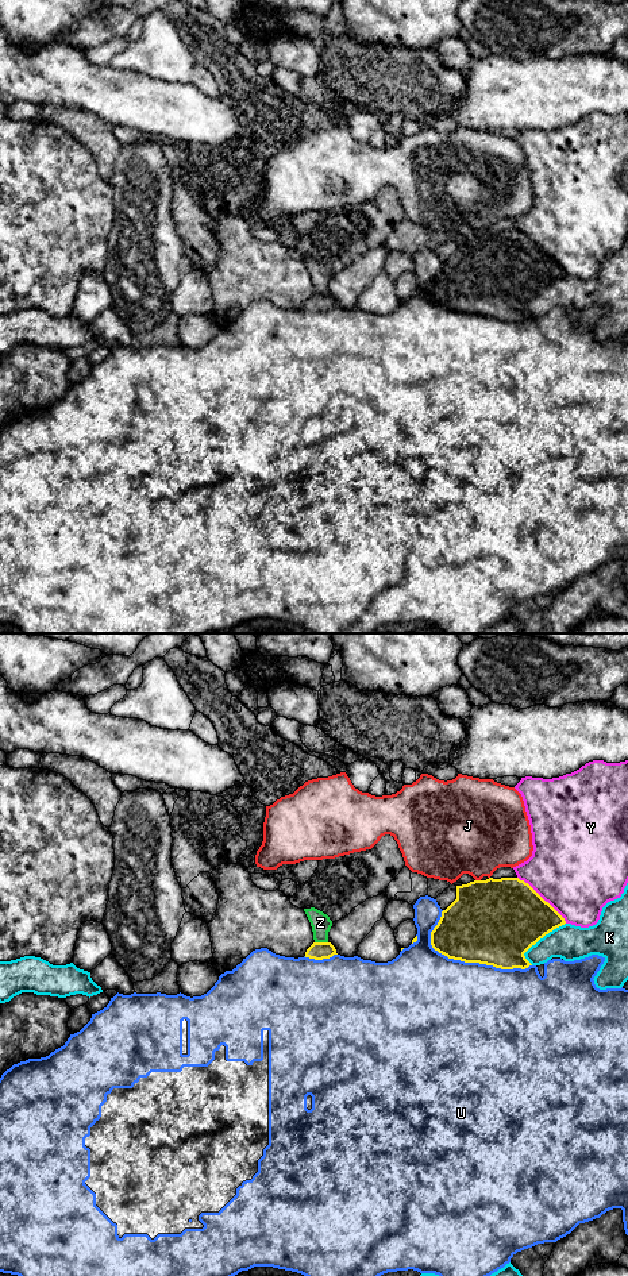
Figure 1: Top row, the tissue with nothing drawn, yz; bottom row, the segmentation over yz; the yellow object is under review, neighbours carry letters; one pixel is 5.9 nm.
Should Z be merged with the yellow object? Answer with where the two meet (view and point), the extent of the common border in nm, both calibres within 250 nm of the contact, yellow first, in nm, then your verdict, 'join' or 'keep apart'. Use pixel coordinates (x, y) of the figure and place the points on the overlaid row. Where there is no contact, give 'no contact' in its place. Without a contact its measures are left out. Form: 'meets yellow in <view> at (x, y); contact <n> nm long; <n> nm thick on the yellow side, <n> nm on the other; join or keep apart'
meets yellow in yz at (322, 943); contact 80 nm long; 110 nm thick on the yellow side, 120 nm on the other; keep apart

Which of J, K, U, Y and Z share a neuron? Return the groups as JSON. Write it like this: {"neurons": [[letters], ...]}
{"neurons": [["J"], ["K"], ["U"], ["Y"], ["Z"]]}

